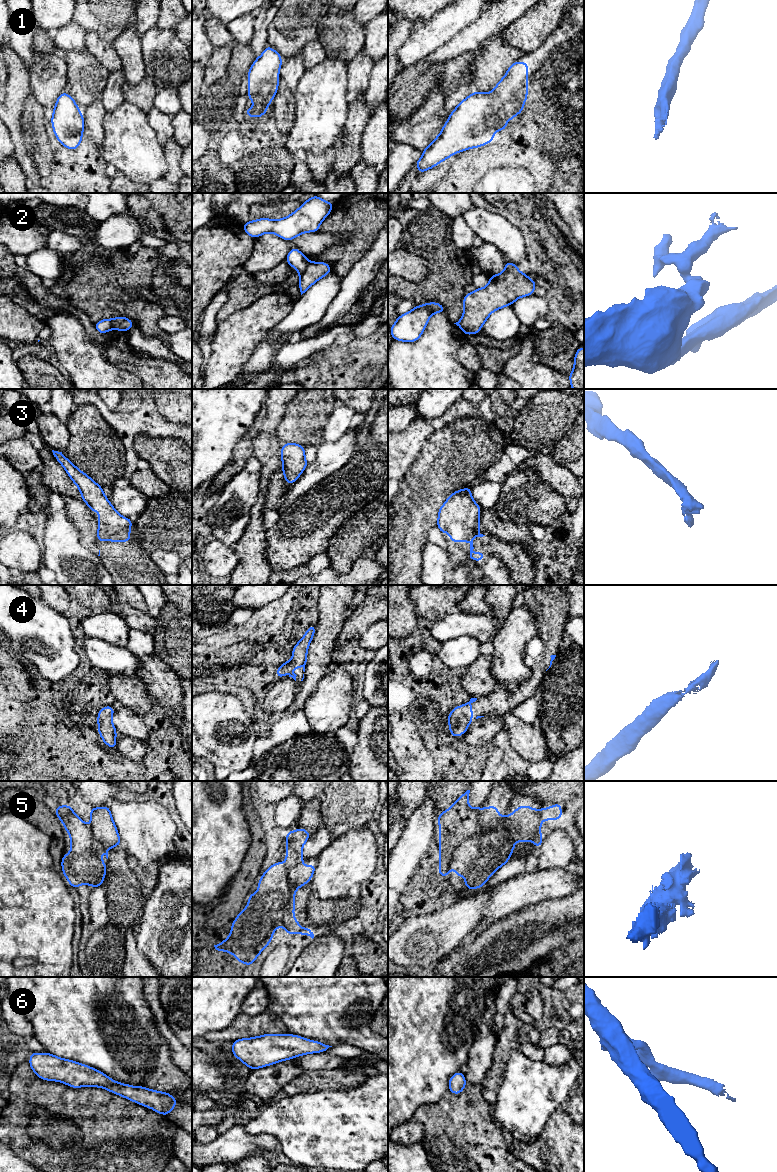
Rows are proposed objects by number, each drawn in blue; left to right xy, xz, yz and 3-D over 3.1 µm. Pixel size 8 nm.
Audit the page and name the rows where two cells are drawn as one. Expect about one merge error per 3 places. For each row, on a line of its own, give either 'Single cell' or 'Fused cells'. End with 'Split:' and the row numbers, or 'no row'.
1: Single cell
2: Fused cells
3: Single cell
4: Single cell
5: Fused cells
6: Single cell
Split: 2, 5

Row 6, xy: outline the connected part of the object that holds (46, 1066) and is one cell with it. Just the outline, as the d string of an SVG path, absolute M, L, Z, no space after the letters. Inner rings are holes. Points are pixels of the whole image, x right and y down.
M32 1052L29 1065L42 1080L58 1081L72 1088L101 1087L165 1116L176 1107L177 1099L167 1092L121 1084L95 1068L50 1053Z

